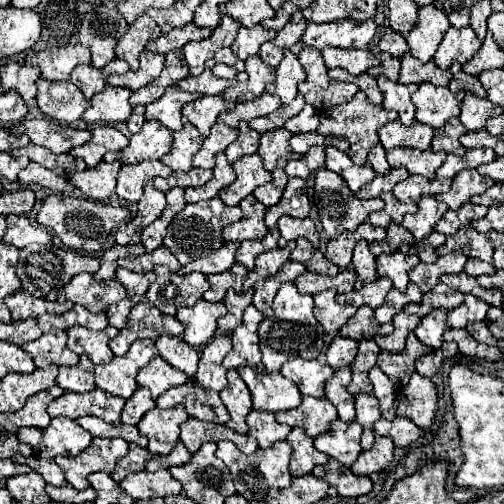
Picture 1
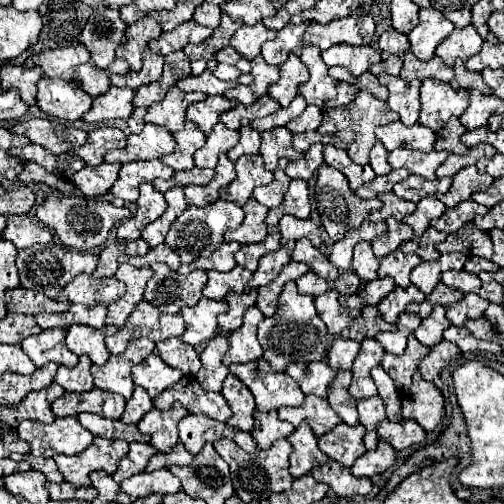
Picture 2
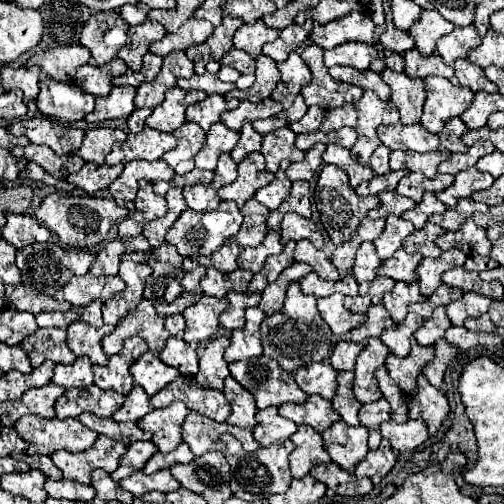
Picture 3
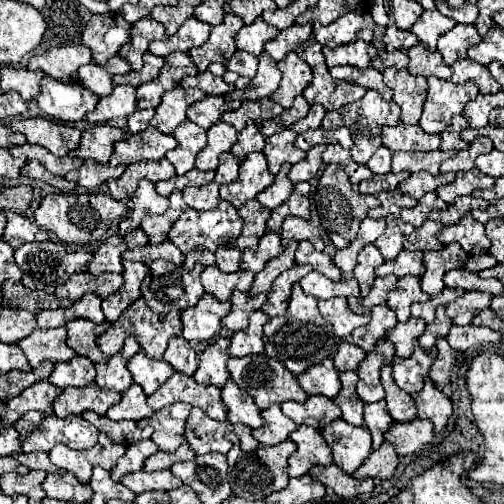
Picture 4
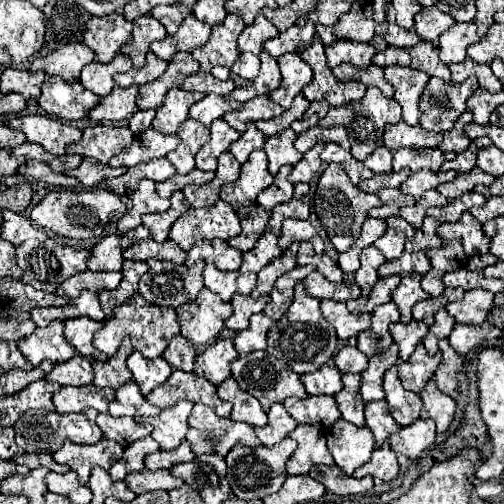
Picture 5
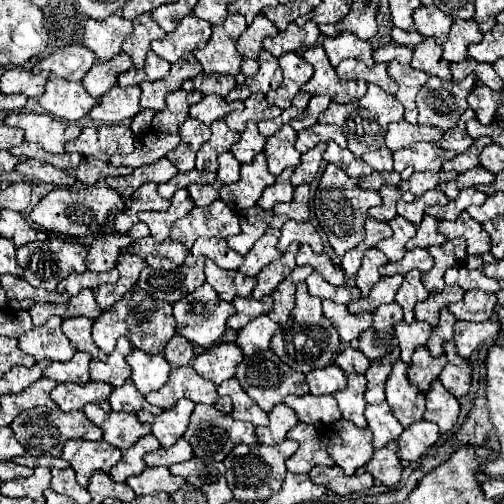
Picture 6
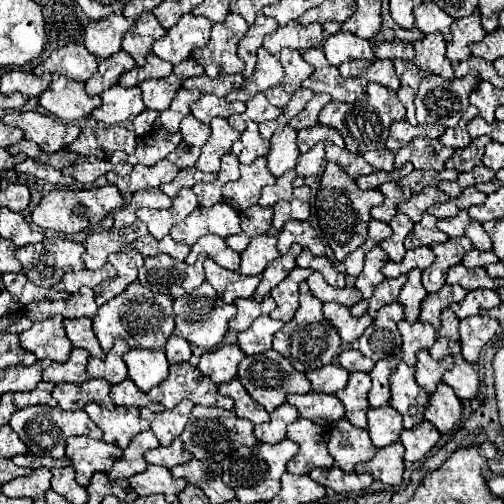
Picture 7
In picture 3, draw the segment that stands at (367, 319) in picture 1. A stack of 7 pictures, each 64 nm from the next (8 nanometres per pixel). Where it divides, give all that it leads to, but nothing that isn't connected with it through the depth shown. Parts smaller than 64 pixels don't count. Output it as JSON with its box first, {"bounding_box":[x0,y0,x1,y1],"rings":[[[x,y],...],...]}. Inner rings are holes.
{"bounding_box":[350,304,396,344],"rings":[[[378,304],[378,306],[370,306],[366,316],[368,316],[368,320],[366,320],[362,326],[358,326],[358,328],[354,328],[354,330],[350,332],[352,342],[366,344],[368,338],[372,338],[372,336],[380,336],[382,330],[386,330],[386,328],[394,328],[394,326],[396,326],[394,320],[388,316],[388,310],[386,310],[382,304]]]}

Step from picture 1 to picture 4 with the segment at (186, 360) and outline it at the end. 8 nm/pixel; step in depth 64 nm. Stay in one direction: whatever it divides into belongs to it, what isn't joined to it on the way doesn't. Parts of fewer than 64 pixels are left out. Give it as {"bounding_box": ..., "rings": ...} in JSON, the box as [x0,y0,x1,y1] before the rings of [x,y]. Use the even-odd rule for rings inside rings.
{"bounding_box":[162,336,198,376],"rings":[[[182,336],[172,338],[168,342],[168,348],[166,348],[162,358],[168,364],[172,364],[174,370],[178,370],[182,374],[188,374],[188,376],[192,376],[196,372],[196,366],[198,366],[196,364],[196,352],[194,352],[194,348]]]}

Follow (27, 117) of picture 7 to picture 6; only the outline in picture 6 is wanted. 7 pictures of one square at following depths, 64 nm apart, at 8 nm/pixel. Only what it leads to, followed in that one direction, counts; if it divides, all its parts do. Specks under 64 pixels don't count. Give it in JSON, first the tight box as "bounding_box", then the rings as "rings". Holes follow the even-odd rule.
{"bounding_box":[4,114,80,154],"rings":[[[8,114],[4,122],[8,126],[20,126],[28,142],[36,142],[52,154],[62,154],[64,144],[80,136],[80,126],[56,120],[48,114]]]}

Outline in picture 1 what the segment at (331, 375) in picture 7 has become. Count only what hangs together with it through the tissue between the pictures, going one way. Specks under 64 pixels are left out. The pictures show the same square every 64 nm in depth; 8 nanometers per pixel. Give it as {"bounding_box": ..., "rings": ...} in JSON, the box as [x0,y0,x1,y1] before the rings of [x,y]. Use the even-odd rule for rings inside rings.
{"bounding_box":[280,358,334,398],"rings":[[[302,358],[288,360],[280,372],[286,378],[290,378],[304,396],[314,398],[324,396],[324,384],[334,376],[334,370],[328,364],[320,360],[302,360]]]}

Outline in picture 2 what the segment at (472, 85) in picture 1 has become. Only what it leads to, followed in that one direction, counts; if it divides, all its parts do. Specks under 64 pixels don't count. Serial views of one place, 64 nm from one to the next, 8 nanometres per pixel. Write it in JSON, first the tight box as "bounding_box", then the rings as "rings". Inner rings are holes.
{"bounding_box":[452,60,492,94],"rings":[[[456,60],[456,64],[454,64],[452,68],[454,68],[454,72],[456,72],[456,80],[458,80],[460,88],[464,88],[464,90],[474,90],[474,88],[476,88],[476,90],[480,90],[480,92],[484,92],[484,94],[492,94],[492,88],[488,88],[488,86],[484,84],[482,74],[468,70],[462,60]]]}

